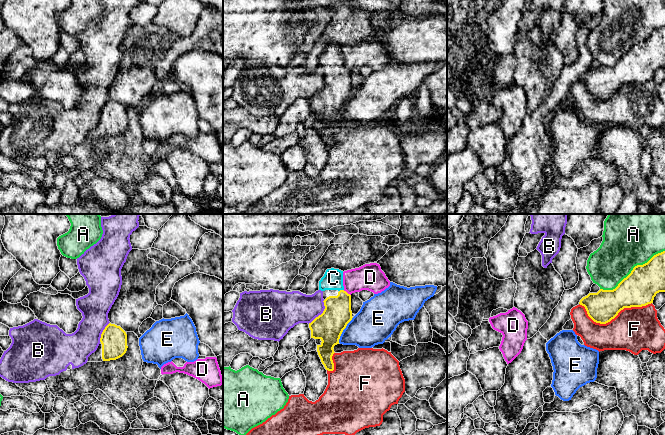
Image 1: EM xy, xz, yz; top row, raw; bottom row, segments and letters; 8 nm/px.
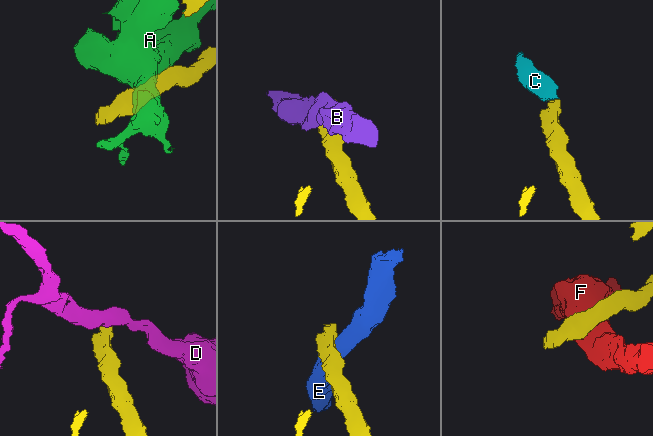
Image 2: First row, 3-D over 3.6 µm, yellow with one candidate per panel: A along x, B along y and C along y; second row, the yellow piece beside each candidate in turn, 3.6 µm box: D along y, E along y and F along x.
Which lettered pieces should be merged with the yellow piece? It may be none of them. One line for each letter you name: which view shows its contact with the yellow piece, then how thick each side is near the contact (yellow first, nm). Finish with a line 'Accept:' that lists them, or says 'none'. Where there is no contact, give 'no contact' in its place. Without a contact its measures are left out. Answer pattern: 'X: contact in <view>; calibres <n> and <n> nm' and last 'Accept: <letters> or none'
C: contact in xz; calibres 220 and 160 nm
Accept: C

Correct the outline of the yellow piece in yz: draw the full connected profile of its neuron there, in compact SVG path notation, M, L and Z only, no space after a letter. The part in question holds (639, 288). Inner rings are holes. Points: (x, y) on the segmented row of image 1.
M665 251L654 255L647 263L635 266L615 289L589 293L579 304L585 307L594 322L606 324L624 308L653 303L659 292L665 292Z

